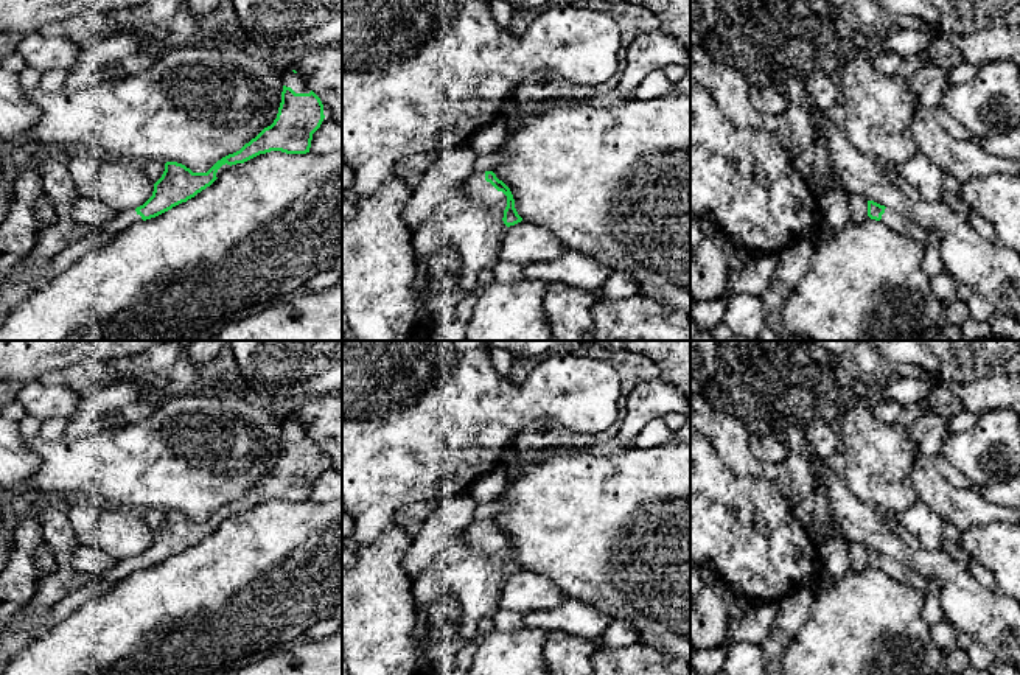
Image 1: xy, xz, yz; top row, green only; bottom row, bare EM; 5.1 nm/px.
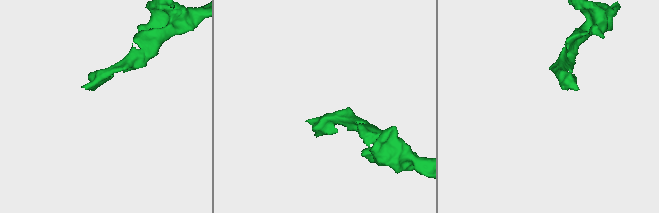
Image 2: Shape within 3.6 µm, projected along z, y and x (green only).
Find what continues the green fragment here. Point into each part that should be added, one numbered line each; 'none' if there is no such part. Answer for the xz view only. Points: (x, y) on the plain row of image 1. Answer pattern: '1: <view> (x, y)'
1: xz (484, 542)

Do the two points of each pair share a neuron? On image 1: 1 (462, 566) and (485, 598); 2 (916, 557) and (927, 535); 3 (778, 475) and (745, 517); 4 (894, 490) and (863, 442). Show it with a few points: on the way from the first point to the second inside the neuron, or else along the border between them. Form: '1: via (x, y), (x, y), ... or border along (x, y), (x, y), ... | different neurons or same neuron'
1: via (462, 574), (478, 590) | same neuron
2: border along (921, 546), (941, 549) | different neurons
3: border along (767, 478), (792, 506) | different neurons
4: via (887, 478), (879, 470), (879, 458), (876, 454) | same neuron

